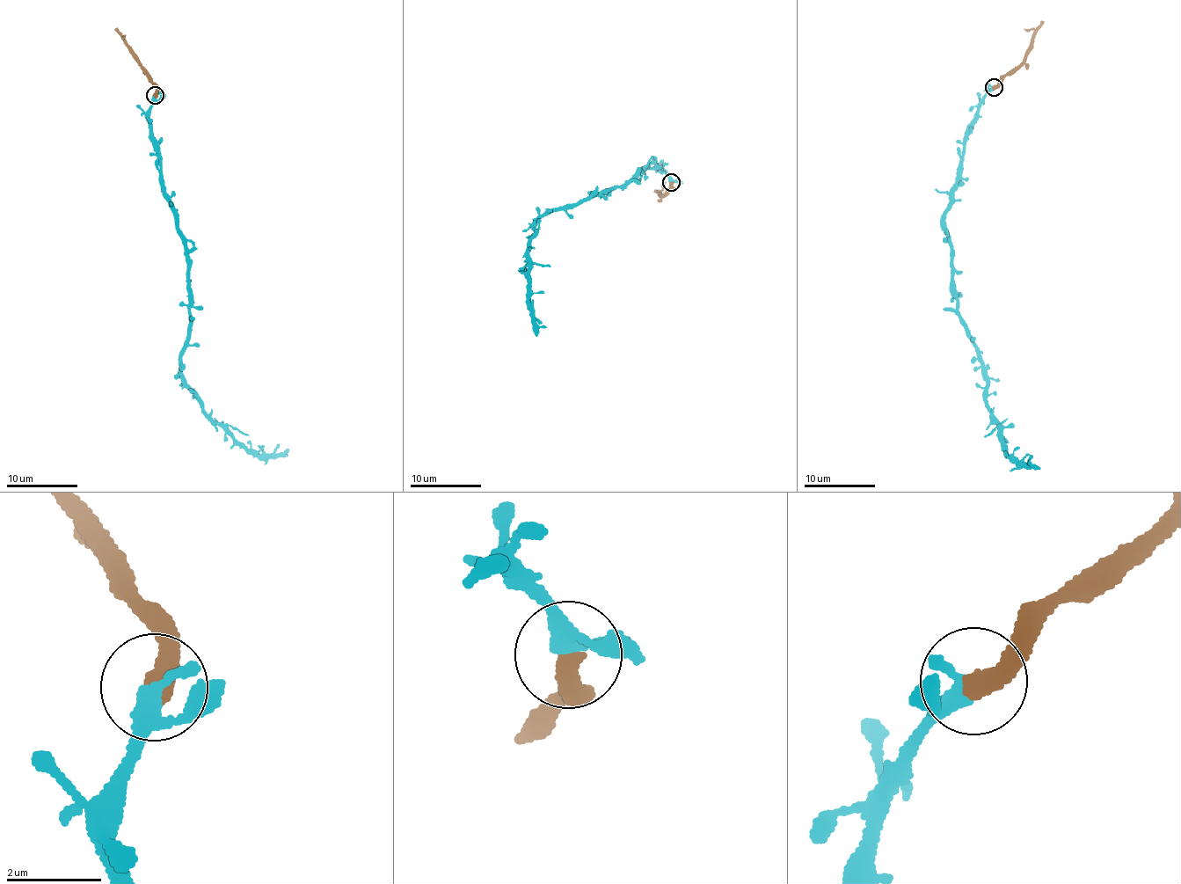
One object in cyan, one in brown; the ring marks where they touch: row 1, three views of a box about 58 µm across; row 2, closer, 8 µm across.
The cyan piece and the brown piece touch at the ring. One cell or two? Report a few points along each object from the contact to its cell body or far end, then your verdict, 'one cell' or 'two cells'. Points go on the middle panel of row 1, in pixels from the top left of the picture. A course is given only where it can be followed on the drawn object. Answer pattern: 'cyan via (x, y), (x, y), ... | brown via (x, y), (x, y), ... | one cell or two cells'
cyan via (670, 182), (663, 170), (639, 170), (622, 186), (601, 189), (536, 219), (528, 244), (526, 269), (537, 337) | brown via (670, 182), (671, 188), (667, 188), (664, 195), (655, 191) | one cell

